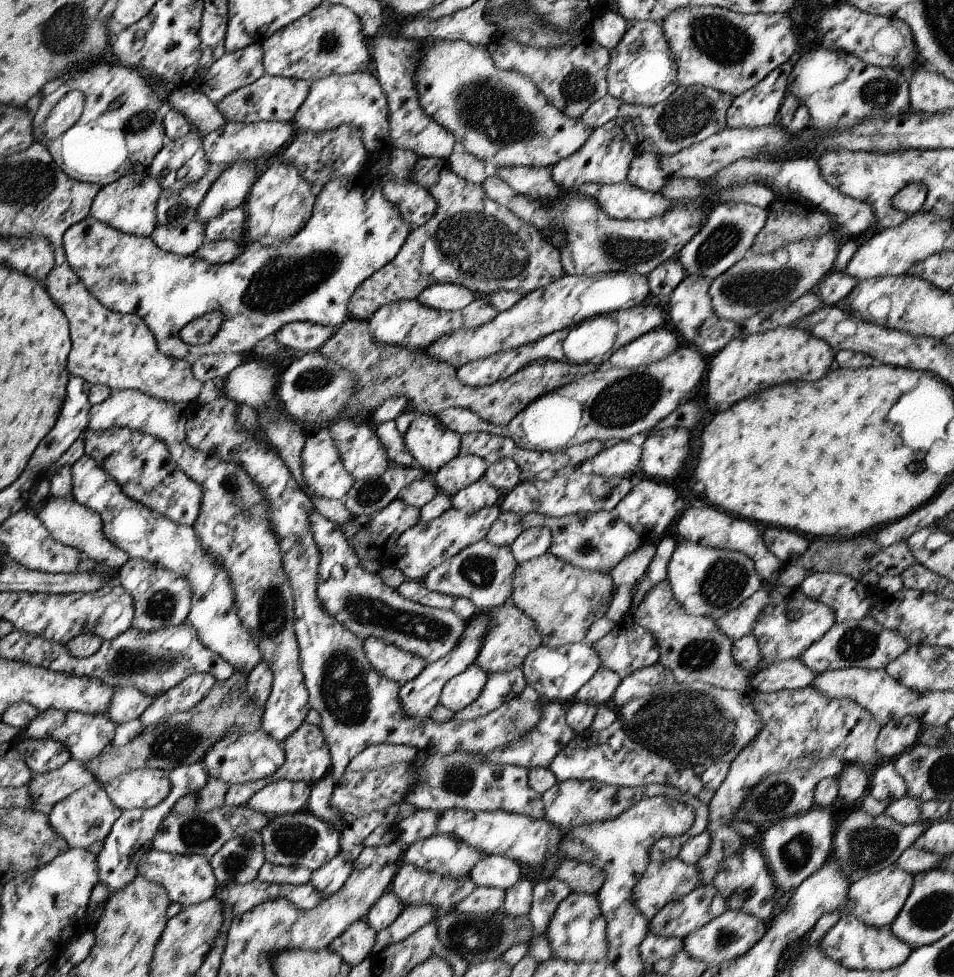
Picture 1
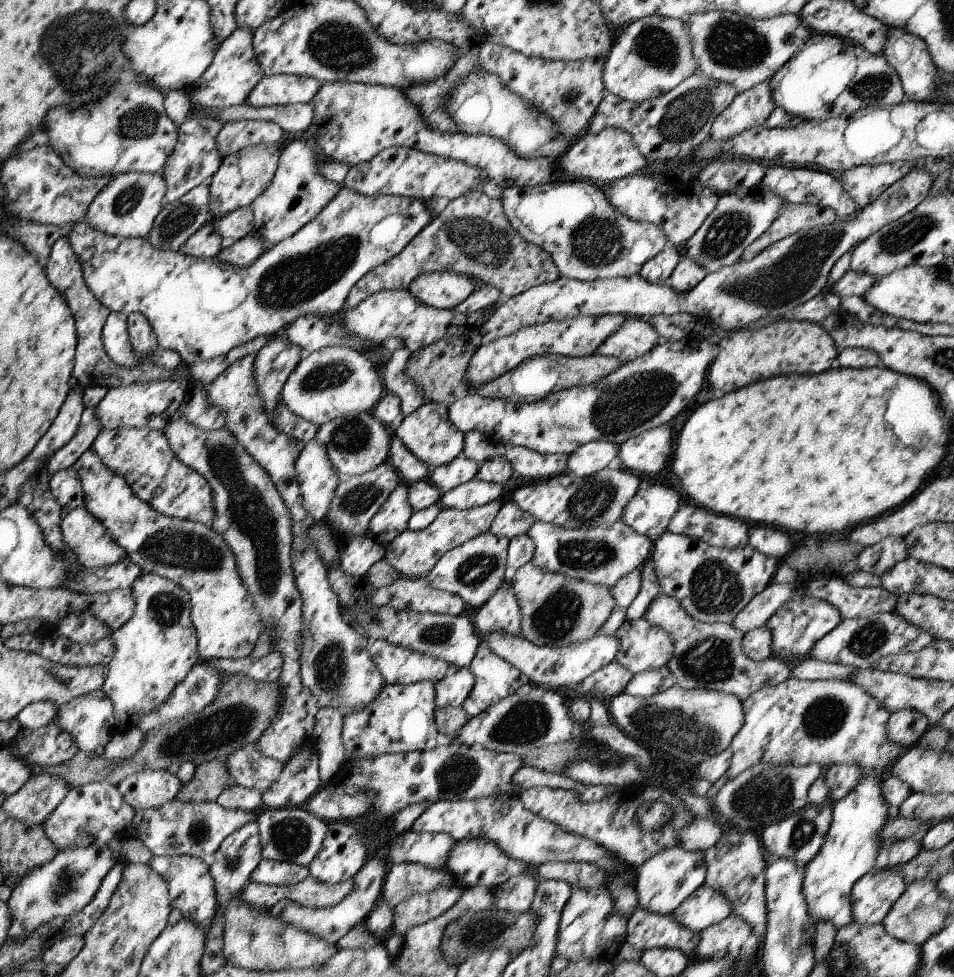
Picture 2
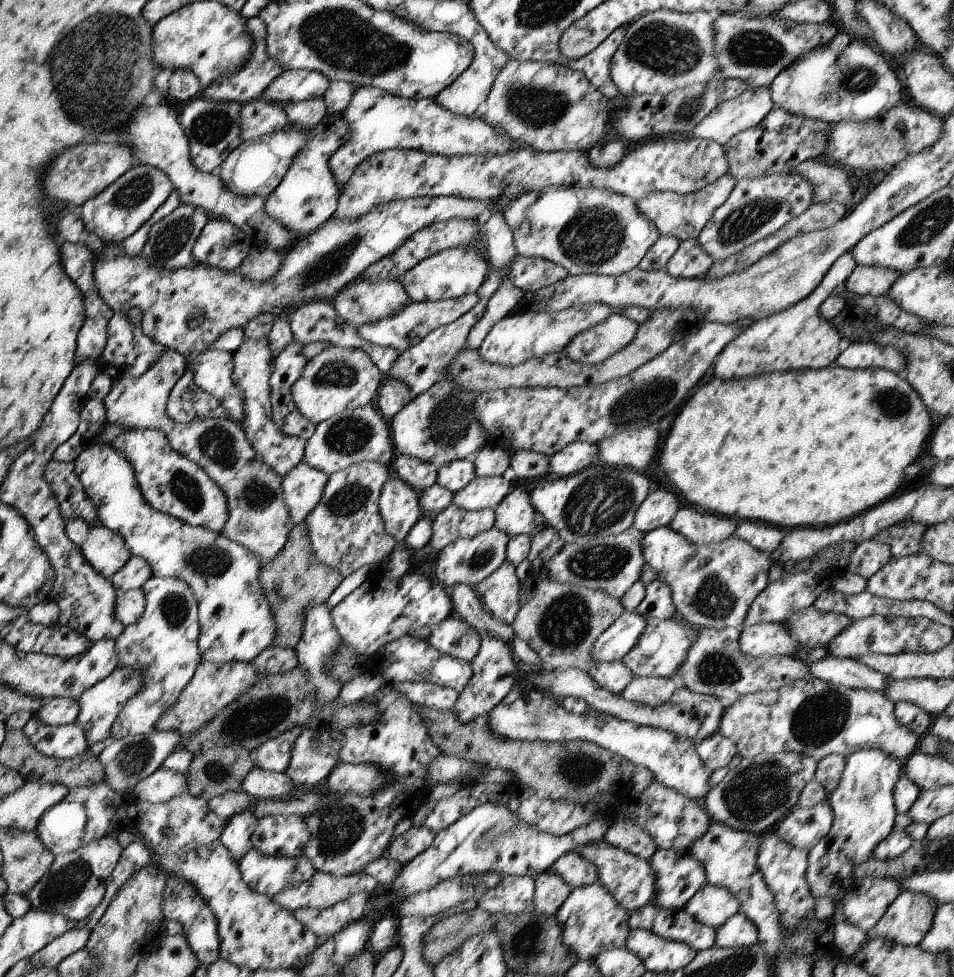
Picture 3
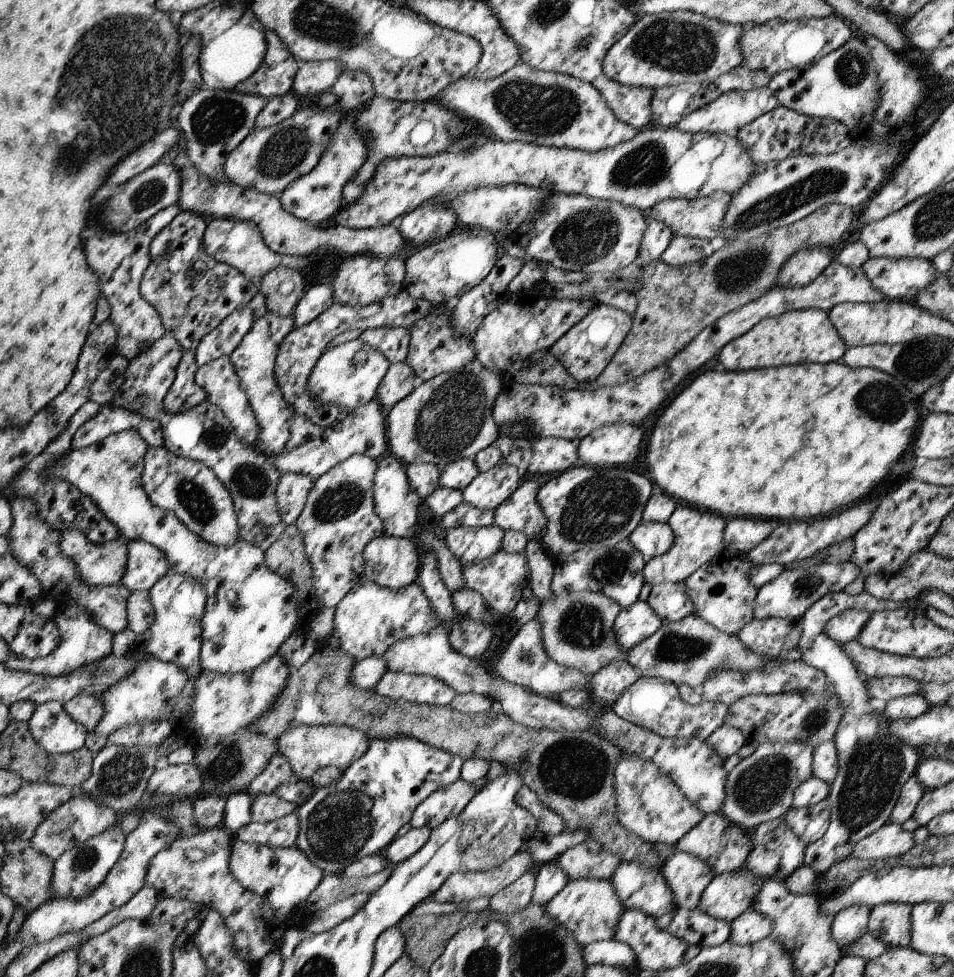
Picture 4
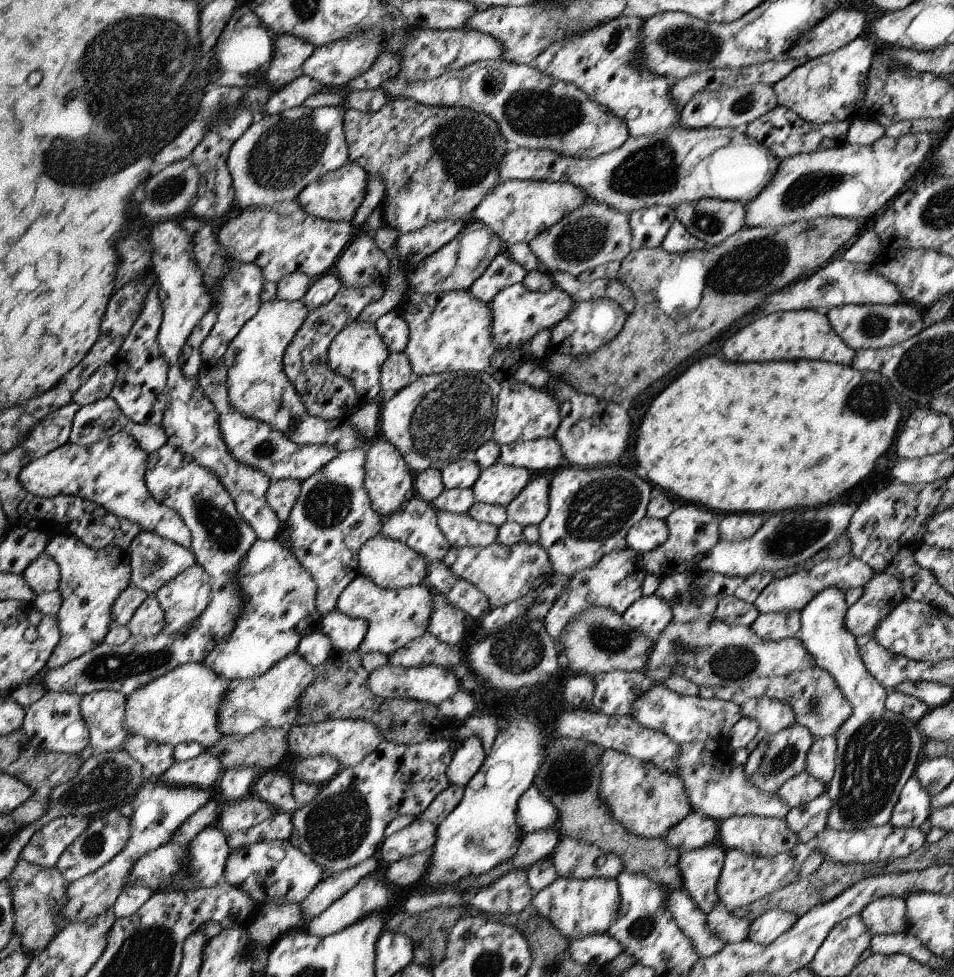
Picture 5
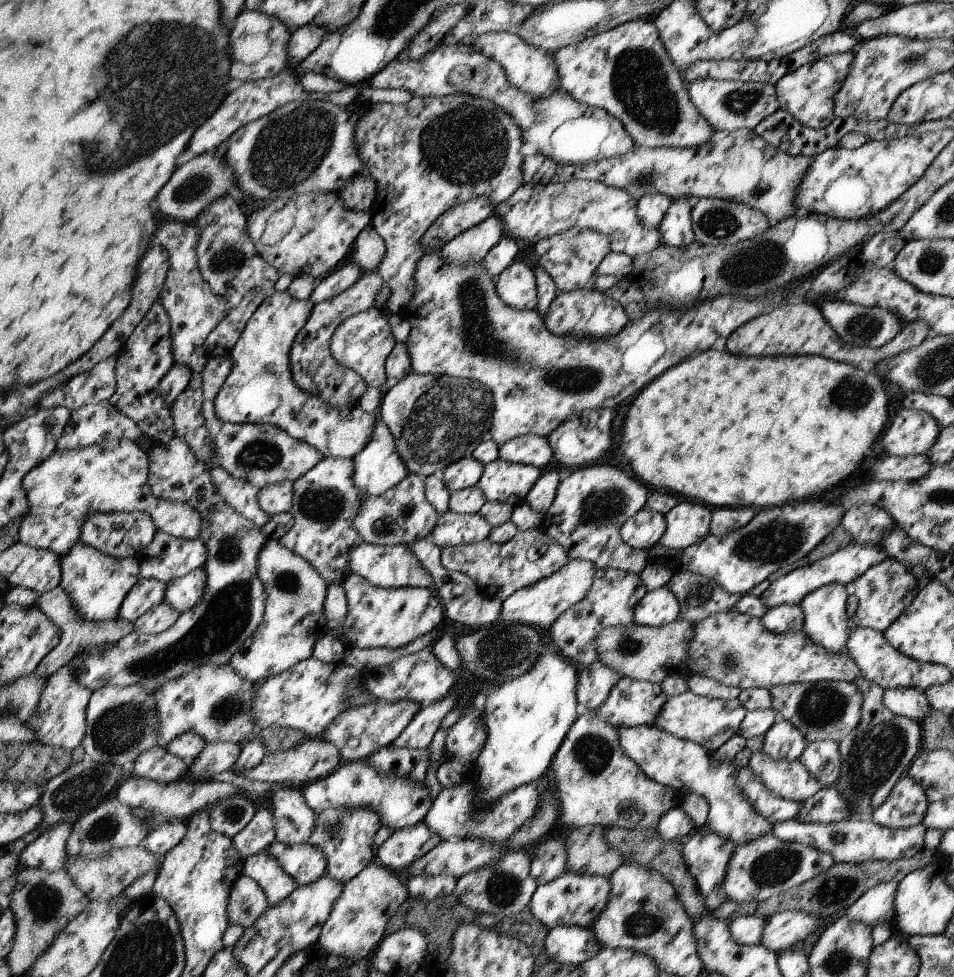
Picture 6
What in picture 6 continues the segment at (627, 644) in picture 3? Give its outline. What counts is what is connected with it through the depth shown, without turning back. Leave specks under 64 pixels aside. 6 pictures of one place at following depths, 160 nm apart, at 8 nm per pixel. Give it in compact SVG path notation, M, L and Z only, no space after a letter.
M668 585L647 591L635 606L633 622L637 625L662 627L680 618L680 605Z

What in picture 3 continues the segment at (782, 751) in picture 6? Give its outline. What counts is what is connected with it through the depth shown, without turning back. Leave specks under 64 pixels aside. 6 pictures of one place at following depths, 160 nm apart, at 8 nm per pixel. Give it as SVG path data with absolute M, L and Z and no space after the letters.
M794 752L761 753L744 758L722 782L712 787L703 807L711 821L761 836L797 807L800 792L815 778L817 765L818 761L812 756Z

